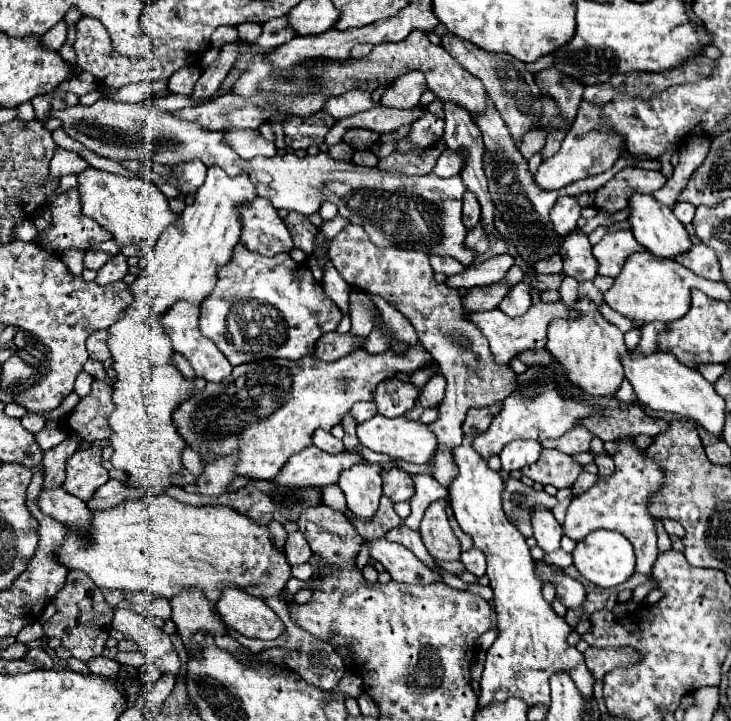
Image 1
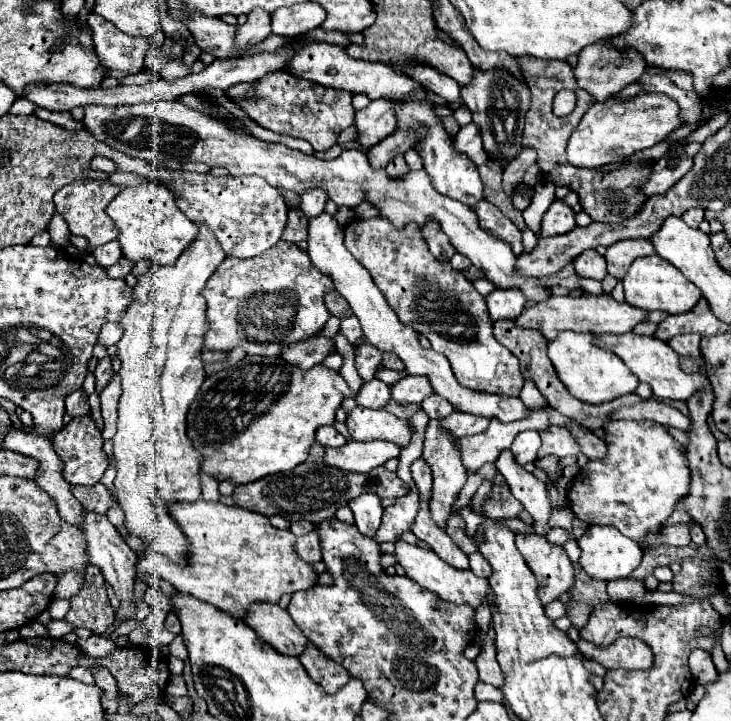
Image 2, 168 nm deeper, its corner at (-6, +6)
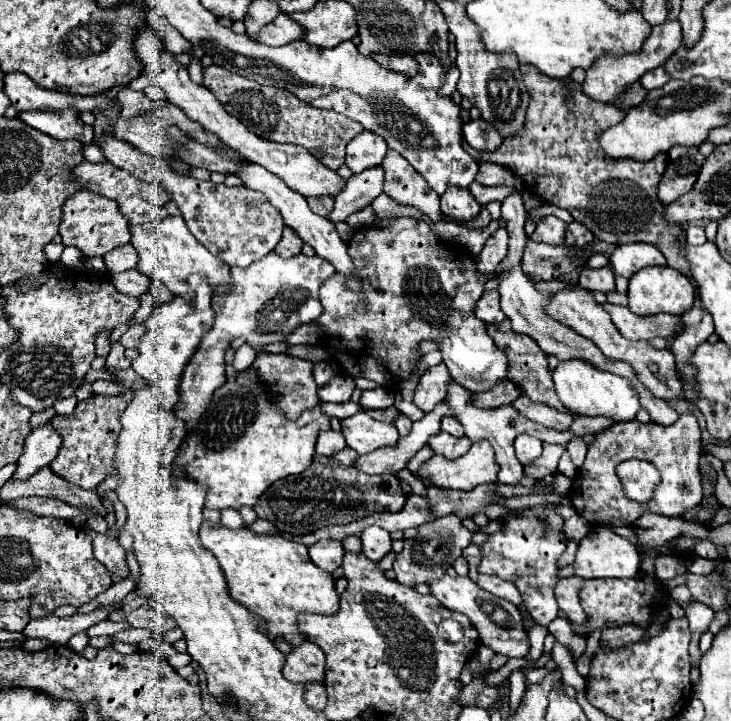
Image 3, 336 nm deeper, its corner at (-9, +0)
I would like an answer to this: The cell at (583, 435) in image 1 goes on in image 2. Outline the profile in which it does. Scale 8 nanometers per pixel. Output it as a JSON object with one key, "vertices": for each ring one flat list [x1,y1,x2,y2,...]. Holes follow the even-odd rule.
{"vertices":[[550,426,546,432,540,432,542,436,542,446,538,450,538,460,540,456,576,456,580,452,576,440,572,440,572,434,562,428,562,426]]}

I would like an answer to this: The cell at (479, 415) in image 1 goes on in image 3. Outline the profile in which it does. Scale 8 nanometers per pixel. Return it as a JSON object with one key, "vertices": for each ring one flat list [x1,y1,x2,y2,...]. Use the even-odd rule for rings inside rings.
{"vertices":[[439,432,439,434,435,434,435,438,429,438,427,444,435,450,435,454,443,454,445,458,459,458,461,454,465,454,471,448,473,442,467,436,455,438,453,434]]}

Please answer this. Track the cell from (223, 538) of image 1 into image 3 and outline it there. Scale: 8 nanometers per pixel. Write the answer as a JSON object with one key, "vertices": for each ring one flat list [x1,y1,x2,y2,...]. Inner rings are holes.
{"vertices":[[207,520,201,524,201,544,219,560,229,596,265,620,271,640,283,634,289,644,301,644,305,636,295,624,299,612,333,614,339,610,339,594,335,592,333,576,311,562,305,544,285,540,283,536,257,534,247,526,231,530]]}

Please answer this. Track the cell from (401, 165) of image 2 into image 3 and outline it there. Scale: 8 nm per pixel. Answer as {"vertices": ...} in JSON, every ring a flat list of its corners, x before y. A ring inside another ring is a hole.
{"vertices":[[387,150,383,158,385,170,385,188,383,192,391,196,399,204,409,204,421,210,433,224,443,222,443,214,439,208,439,196,427,186,425,178,419,172,411,170,411,164,397,154,395,150]]}

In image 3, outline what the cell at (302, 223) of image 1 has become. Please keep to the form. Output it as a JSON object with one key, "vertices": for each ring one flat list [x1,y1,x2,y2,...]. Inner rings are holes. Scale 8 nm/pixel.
{"vertices":[[285,226,283,230,283,238,279,242,279,246,275,248,275,252,283,258,291,258,291,256,297,256,303,248,303,240,295,234,295,230,291,230,289,226]]}

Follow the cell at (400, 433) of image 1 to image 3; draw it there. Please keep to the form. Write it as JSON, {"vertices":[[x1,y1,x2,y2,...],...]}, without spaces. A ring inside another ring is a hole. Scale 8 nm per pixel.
{"vertices":[[363,410,341,420,341,432,347,440,347,446,351,446,357,454,367,454,381,446,395,446,399,440,395,424,383,424]]}

